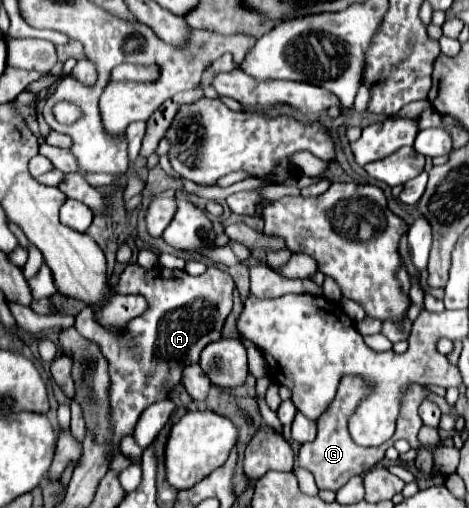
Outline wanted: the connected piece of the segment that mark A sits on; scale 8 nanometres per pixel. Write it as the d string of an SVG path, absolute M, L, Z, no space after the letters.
M128 264L124 272L120 274L120 282L116 284L116 292L120 294L140 294L148 300L148 308L144 314L134 318L122 334L116 334L112 330L102 328L96 318L94 318L94 308L84 308L76 316L74 328L82 334L88 336L90 340L96 340L108 358L110 364L110 378L112 378L112 388L110 388L110 406L112 406L112 426L114 426L114 438L112 444L120 446L120 440L128 434L134 432L134 426L150 404L164 400L170 396L170 392L180 384L182 378L182 368L184 364L194 364L200 358L200 352L204 350L206 344L216 342L222 338L222 326L226 316L232 310L232 292L234 292L234 280L228 272L208 266L204 274L200 276L190 276L184 270L168 270L160 264L154 268L146 270L138 264Z

